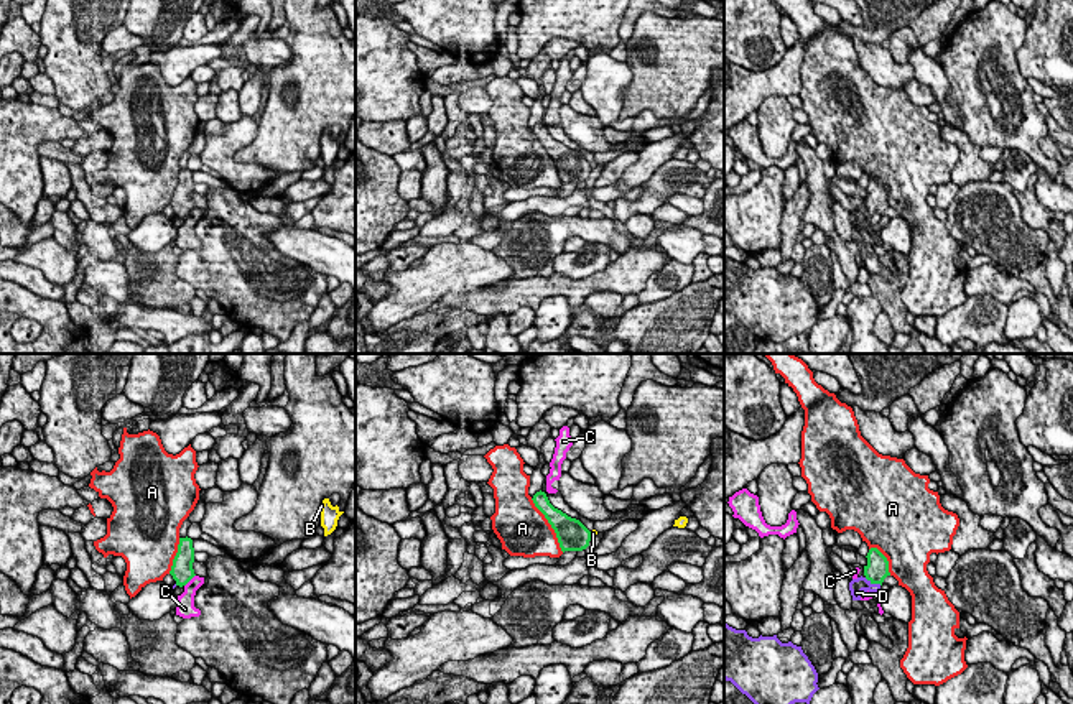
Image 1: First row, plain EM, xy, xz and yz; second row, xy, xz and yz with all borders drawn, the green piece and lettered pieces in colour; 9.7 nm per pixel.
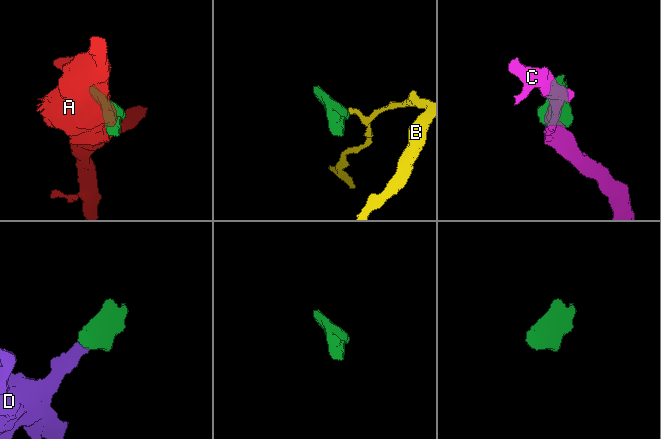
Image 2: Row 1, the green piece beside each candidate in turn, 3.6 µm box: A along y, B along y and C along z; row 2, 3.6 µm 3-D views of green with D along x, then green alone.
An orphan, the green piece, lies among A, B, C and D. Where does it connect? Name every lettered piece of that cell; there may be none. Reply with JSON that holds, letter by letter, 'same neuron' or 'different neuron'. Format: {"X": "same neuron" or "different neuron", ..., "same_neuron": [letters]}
{"A": "different neuron", "B": "different neuron", "C": "different neuron", "D": "same neuron", "same_neuron": ["D"]}

